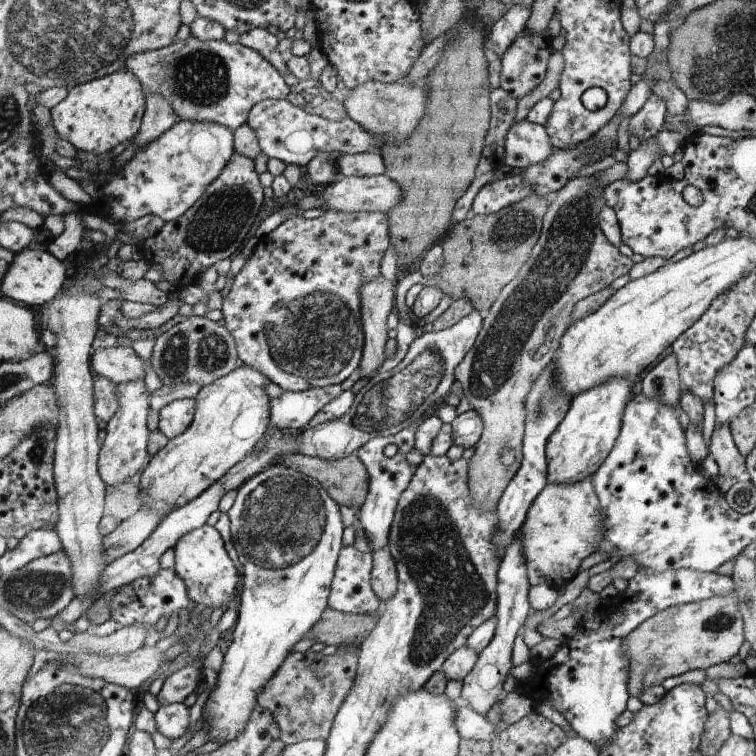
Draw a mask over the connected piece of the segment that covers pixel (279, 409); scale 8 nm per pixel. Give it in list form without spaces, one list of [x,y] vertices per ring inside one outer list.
[[[340,385],[283,391],[281,396],[271,398],[271,424],[274,429],[285,432],[303,431],[329,402],[341,394],[343,386]]]

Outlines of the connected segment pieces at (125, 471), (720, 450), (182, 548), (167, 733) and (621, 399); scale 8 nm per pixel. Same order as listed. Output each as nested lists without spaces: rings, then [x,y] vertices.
[[[145,380],[135,382],[119,383],[119,410],[107,423],[102,435],[102,448],[99,458],[99,474],[109,486],[117,486],[125,482],[127,478],[135,476],[139,470],[144,470],[145,462],[149,458],[148,445],[150,442],[150,431],[147,426],[147,416],[151,409],[150,398],[152,393],[147,390]]]
[[[730,424],[715,426],[710,444],[710,456],[725,478],[739,478],[746,470],[745,457],[739,452]]]
[[[204,524],[201,528],[182,536],[175,545],[174,554],[174,569],[186,582],[189,596],[198,602],[199,607],[220,608],[225,606],[231,598],[240,596],[237,585],[239,584],[237,566],[229,558],[229,552],[225,550],[225,542],[223,542],[223,538],[215,526]]]
[[[183,703],[160,705],[155,714],[158,731],[171,741],[185,736],[191,726],[191,710]]]
[[[612,378],[574,396],[569,413],[547,442],[547,482],[575,484],[594,476],[618,441],[627,404],[636,394],[634,378]]]

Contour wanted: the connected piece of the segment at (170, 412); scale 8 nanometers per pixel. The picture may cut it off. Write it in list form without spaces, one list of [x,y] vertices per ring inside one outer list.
[[[183,398],[167,404],[159,412],[158,427],[173,440],[189,429],[196,415],[196,398]]]

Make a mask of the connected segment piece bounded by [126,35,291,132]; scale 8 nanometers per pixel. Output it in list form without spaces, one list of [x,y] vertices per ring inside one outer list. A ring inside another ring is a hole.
[[[191,35],[189,40],[177,40],[167,48],[131,56],[127,60],[126,70],[139,78],[145,94],[163,96],[173,106],[180,120],[215,122],[227,126],[231,132],[235,132],[239,126],[248,121],[251,109],[259,102],[269,99],[283,100],[288,98],[291,92],[276,64],[269,62],[258,50],[249,48],[241,42],[229,44],[224,39],[203,42]]]

